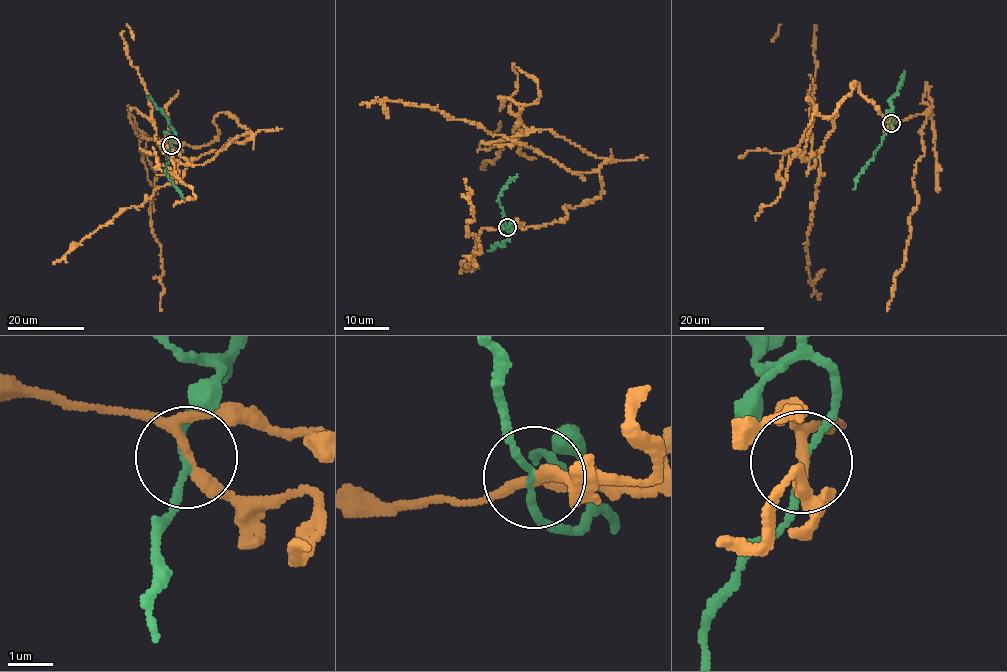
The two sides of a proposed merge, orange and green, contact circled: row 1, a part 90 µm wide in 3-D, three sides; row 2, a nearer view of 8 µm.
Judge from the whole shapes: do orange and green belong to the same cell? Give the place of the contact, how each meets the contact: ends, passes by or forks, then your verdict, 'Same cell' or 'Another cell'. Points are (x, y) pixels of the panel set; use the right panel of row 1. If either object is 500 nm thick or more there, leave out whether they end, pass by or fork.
Place: (891, 123). At the ring orange forks. At the ring green passes by. Another cell

